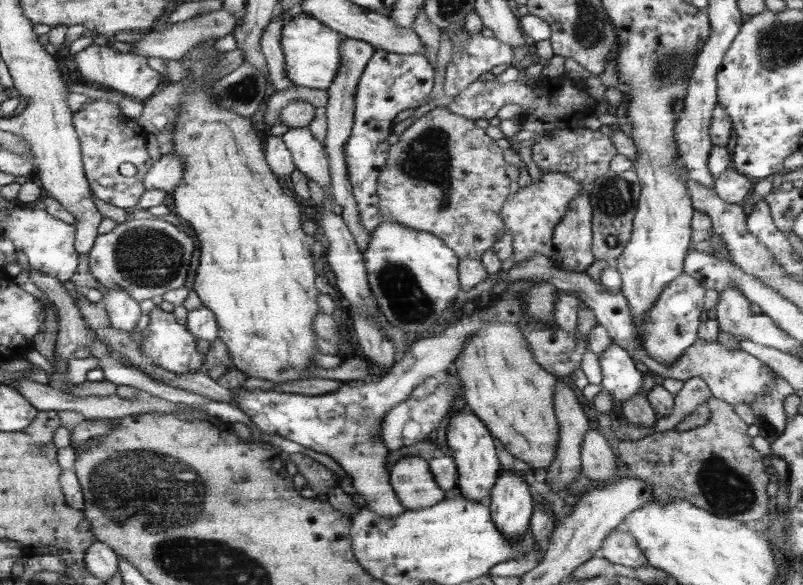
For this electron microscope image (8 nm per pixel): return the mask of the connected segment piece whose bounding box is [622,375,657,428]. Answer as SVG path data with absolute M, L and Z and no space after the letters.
M646 375L645 390L622 402L622 414L625 416L625 422L635 424L635 426L645 426L646 428L652 428L655 425L657 416L646 398L647 392L654 385L656 385L654 379L650 375Z

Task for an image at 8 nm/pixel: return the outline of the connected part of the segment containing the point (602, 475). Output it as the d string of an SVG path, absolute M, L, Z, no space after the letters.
M590 429L581 446L581 472L593 483L611 483L618 474L618 464L612 448L608 446L604 434L598 429Z

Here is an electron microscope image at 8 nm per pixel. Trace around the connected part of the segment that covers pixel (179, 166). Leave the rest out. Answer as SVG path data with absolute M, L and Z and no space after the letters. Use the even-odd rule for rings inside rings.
M176 153L162 155L160 159L153 162L153 165L148 169L148 172L144 177L145 187L148 190L161 190L170 193L174 190L174 187L180 184L180 181L184 176L184 171L185 166L183 165L182 157L179 157Z

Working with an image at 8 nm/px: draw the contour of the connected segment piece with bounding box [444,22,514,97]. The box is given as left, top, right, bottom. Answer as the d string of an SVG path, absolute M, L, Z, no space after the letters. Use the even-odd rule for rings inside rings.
M462 22L455 32L449 34L452 41L452 60L446 66L444 72L444 92L448 97L458 97L460 93L479 80L484 73L491 72L495 66L510 65L514 53L509 44L498 40L496 37L486 37L481 32L469 33Z

